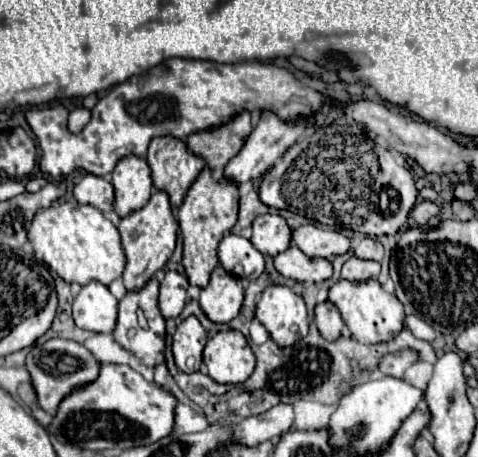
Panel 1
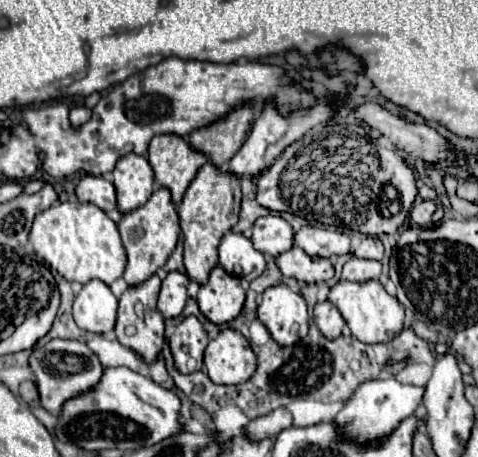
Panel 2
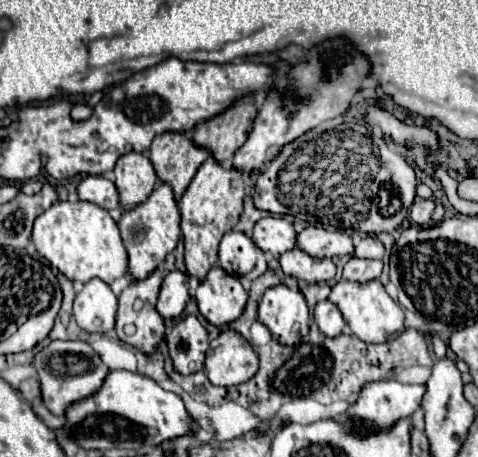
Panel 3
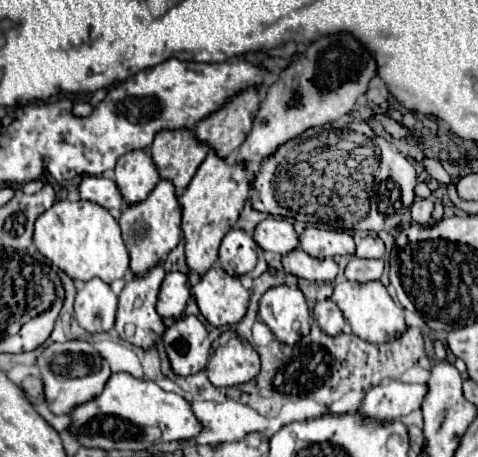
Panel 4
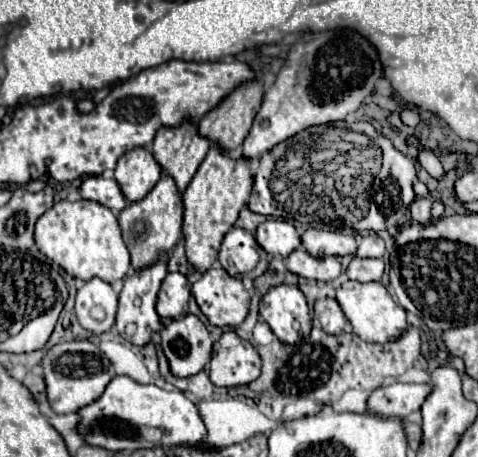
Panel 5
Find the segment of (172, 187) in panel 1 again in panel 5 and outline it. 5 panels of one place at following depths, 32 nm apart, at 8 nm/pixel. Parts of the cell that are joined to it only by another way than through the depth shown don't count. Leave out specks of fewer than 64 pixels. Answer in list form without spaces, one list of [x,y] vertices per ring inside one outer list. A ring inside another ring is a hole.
[[[184,122],[180,128],[160,128],[152,144],[152,154],[162,168],[162,174],[174,178],[178,192],[182,194],[208,148],[210,142],[198,134],[196,124]]]

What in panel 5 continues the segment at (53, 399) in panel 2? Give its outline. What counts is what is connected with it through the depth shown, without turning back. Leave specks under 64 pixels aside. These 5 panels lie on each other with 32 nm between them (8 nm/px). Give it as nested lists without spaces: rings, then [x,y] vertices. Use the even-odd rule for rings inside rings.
[[[74,340],[52,346],[40,360],[40,366],[44,370],[46,380],[46,392],[50,408],[56,414],[70,414],[82,408],[84,404],[90,404],[92,400],[100,398],[108,380],[112,380],[114,370],[110,362],[100,354],[100,350],[88,342],[88,340]]]

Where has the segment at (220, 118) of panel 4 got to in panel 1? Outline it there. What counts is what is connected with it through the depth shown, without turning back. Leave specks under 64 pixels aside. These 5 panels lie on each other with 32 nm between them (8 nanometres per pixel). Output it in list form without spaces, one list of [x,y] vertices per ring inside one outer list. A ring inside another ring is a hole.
[[[242,112],[232,122],[218,126],[212,132],[196,132],[186,138],[188,150],[206,162],[214,178],[220,178],[228,160],[242,150],[246,138],[252,132],[250,118],[252,116],[248,112]]]

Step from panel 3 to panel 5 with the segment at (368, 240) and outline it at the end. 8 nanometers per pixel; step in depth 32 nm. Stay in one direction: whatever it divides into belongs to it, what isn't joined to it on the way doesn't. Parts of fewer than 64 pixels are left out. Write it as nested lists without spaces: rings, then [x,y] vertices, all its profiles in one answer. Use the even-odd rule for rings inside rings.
[[[364,234],[358,240],[358,258],[382,258],[384,256],[384,240],[376,234]]]

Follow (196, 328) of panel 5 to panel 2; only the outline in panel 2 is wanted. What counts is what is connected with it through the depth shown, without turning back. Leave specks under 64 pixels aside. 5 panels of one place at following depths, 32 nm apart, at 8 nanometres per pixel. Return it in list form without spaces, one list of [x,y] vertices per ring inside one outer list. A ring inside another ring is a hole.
[[[196,316],[184,318],[170,336],[170,350],[174,356],[174,364],[182,374],[190,374],[202,368],[206,346],[208,346],[208,334]]]

